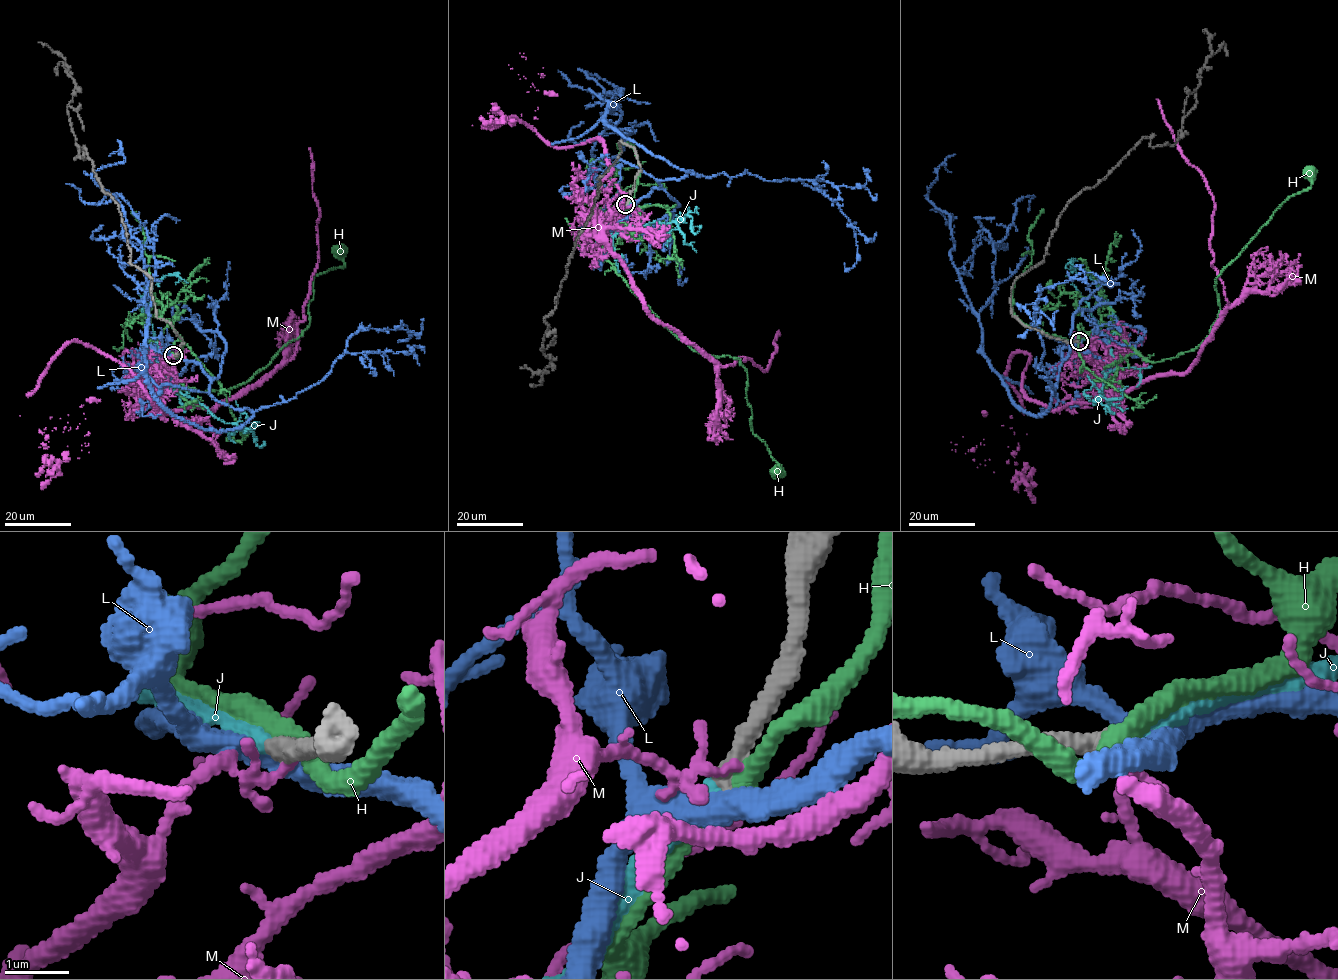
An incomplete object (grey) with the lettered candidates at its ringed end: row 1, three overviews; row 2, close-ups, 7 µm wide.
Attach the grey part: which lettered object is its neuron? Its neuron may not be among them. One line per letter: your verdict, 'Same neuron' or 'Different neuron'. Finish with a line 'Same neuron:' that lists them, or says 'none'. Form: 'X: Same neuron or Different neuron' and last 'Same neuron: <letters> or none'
H: Different neuron
J: Same neuron
L: Different neuron
M: Different neuron
Same neuron: J

